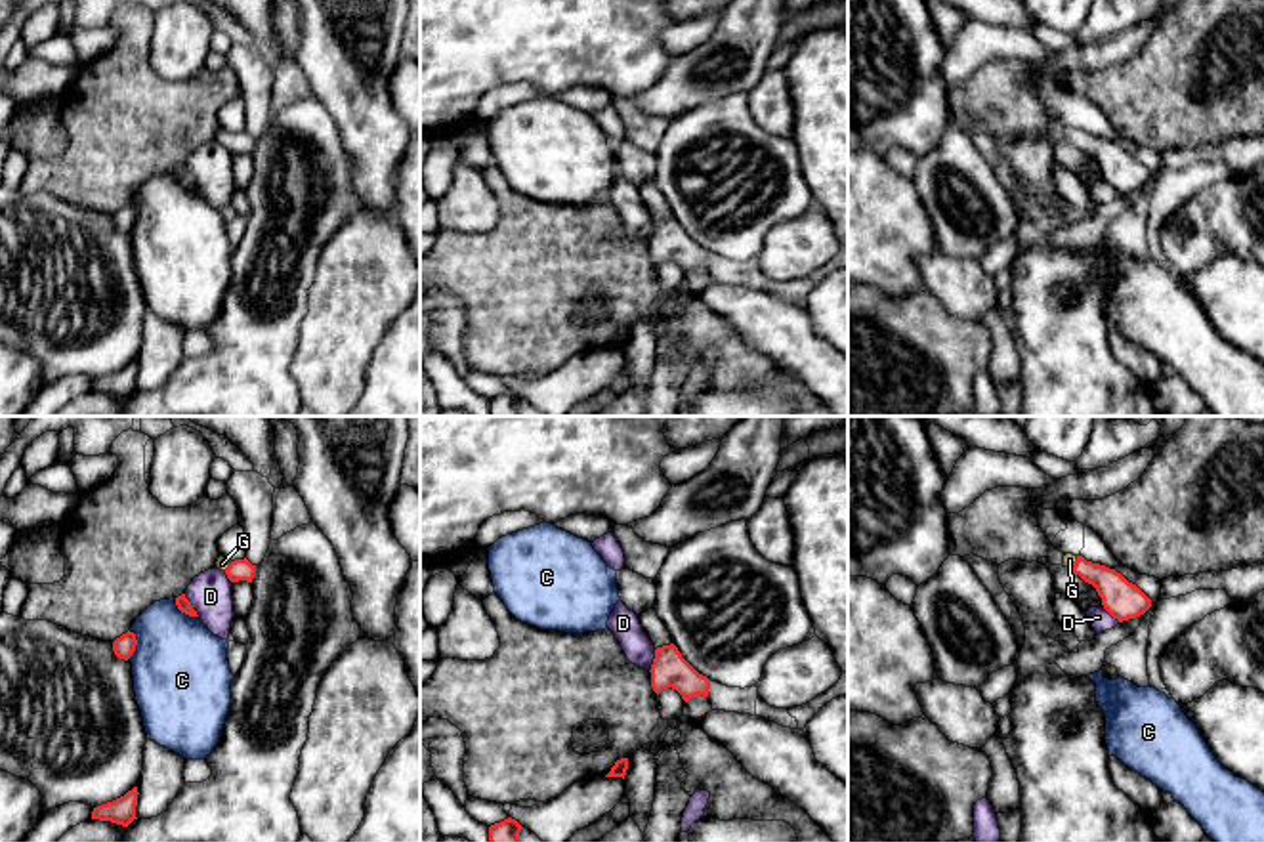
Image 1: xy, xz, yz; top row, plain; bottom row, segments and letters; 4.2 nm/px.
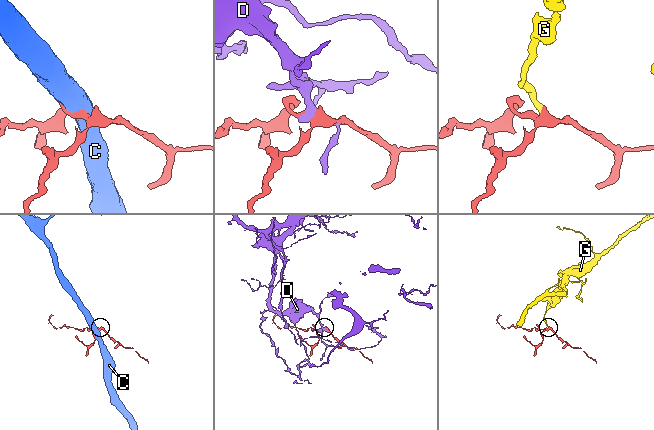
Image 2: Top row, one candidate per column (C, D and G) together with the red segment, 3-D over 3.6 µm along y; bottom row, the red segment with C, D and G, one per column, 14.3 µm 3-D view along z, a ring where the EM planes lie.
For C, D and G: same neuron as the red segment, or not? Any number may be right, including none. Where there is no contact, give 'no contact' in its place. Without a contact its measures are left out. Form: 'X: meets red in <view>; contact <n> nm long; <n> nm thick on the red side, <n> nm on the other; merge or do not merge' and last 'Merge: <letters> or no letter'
C: meets red in xy; contact 130 nm long; 60 nm thick on the red side, 400 nm on the other; do not merge
D: meets red in xy; contact 120 nm long; 60 nm thick on the red side, 180 nm on the other; do not merge
G: meets red in yz; contact 70 nm long; 160 nm thick on the red side, 50 nm on the other; merge
Merge: G

